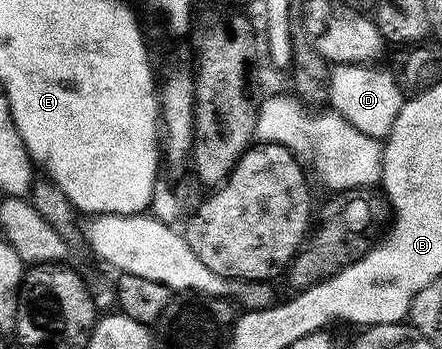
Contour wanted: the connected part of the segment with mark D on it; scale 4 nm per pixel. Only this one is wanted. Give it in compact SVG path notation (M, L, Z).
M336 64L329 73L328 102L330 108L353 123L363 134L376 139L386 138L405 100L405 94L388 70L368 64Z

